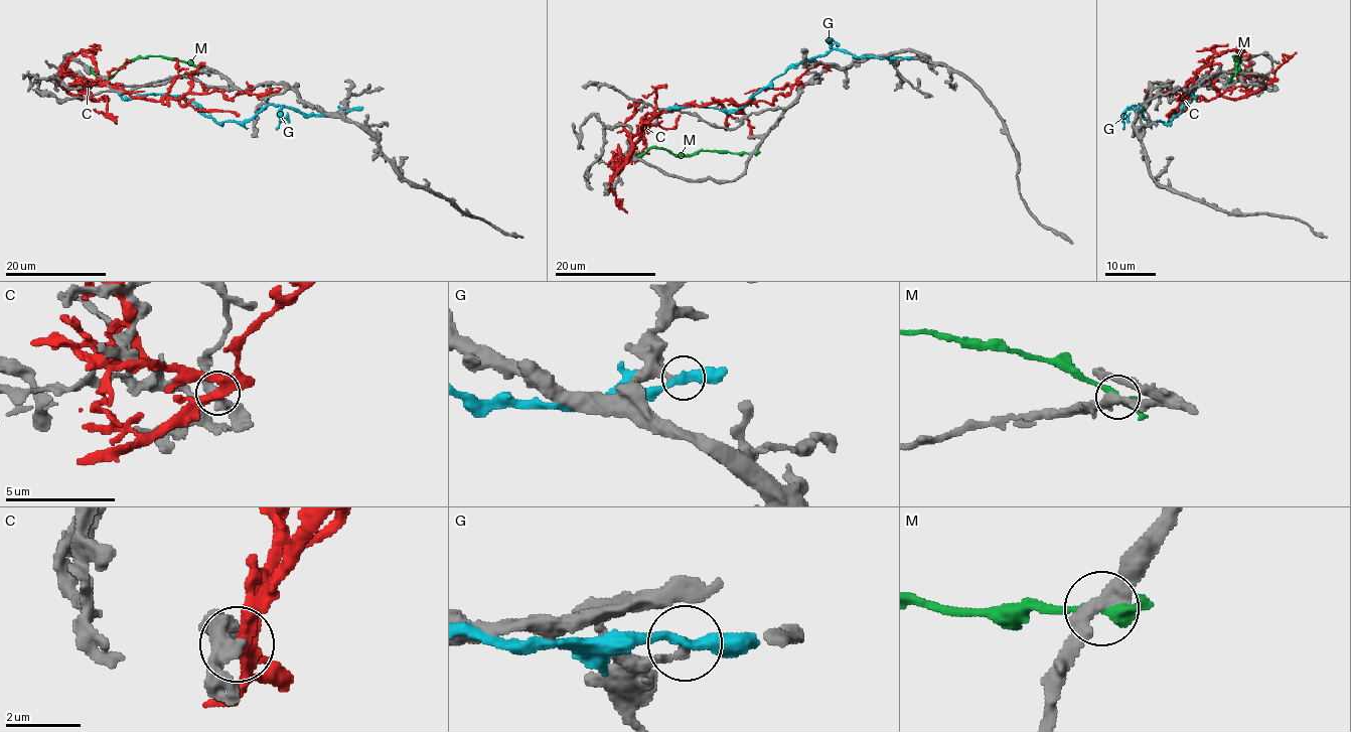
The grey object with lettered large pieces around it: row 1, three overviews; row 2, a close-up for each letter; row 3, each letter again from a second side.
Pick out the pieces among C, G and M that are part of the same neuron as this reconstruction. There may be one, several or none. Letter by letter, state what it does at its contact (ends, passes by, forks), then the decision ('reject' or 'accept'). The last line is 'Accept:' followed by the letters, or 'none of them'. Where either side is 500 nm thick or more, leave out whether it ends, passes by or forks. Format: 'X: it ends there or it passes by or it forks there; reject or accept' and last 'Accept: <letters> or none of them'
C: it forks there; reject
G: it passes by; reject
M: it passes by; reject
Accept: none of them

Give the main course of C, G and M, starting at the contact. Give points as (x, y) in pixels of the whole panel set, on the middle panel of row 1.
C: (608, 186), (630, 137), (663, 112), (684, 105), (770, 104), (811, 66), (822, 64), (826, 71)
G: (902, 58), (853, 57), (840, 49), (830, 49), (824, 54), (789, 66), (736, 110), (703, 106), (667, 110)
M: (753, 152), (699, 150), (678, 155), (649, 147), (637, 156)

